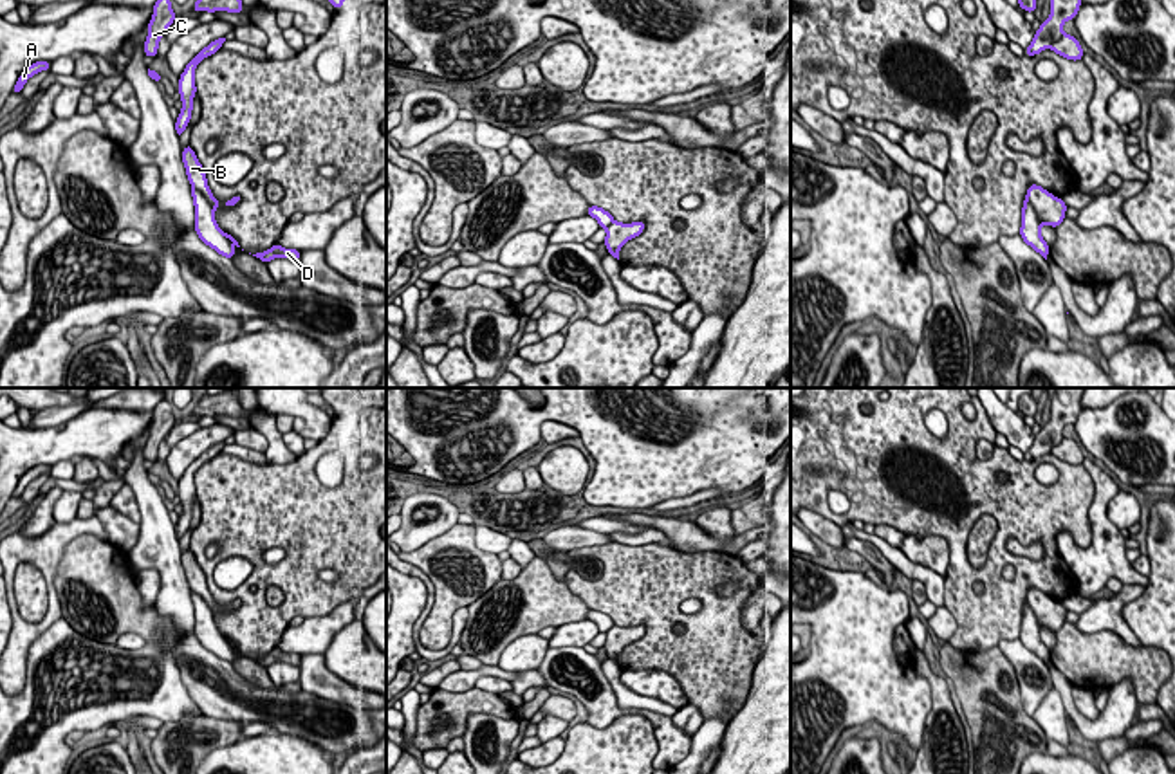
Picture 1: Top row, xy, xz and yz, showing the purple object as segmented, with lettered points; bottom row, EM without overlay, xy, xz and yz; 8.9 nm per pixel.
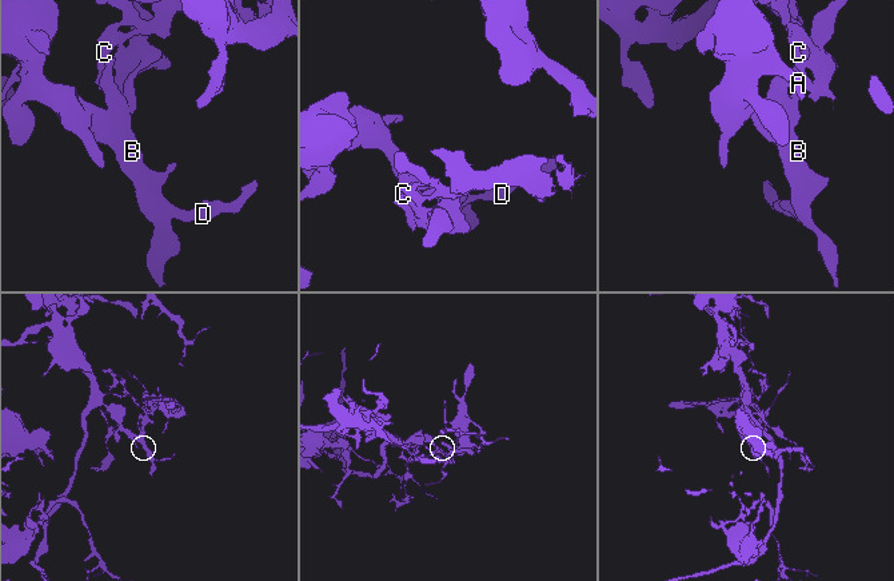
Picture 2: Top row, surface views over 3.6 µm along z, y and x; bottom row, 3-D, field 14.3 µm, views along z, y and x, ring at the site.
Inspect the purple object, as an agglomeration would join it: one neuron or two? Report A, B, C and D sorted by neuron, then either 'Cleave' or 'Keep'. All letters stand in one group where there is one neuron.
Groups: A / B C D. Cleave

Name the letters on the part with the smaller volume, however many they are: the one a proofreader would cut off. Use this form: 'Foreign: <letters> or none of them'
Foreign: B, C, D

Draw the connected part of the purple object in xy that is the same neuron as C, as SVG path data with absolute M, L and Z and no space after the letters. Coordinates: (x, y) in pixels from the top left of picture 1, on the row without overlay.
M162 399L153 410L152 424L148 426L148 440L144 446L144 460L157 462L159 444L177 422L171 413L171 402Z

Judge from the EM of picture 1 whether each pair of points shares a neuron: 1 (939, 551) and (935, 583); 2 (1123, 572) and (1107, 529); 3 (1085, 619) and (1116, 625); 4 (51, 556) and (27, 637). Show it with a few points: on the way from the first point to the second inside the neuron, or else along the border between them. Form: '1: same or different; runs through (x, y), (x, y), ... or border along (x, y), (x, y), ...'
1: different; border along (901, 549), (908, 558), (943, 578)
2: same; runs through (1112, 562), (1110, 540)
3: same; runs through (1092, 619), (1109, 619)
4: same; runs through (49, 576), (53, 614), (47, 619)

